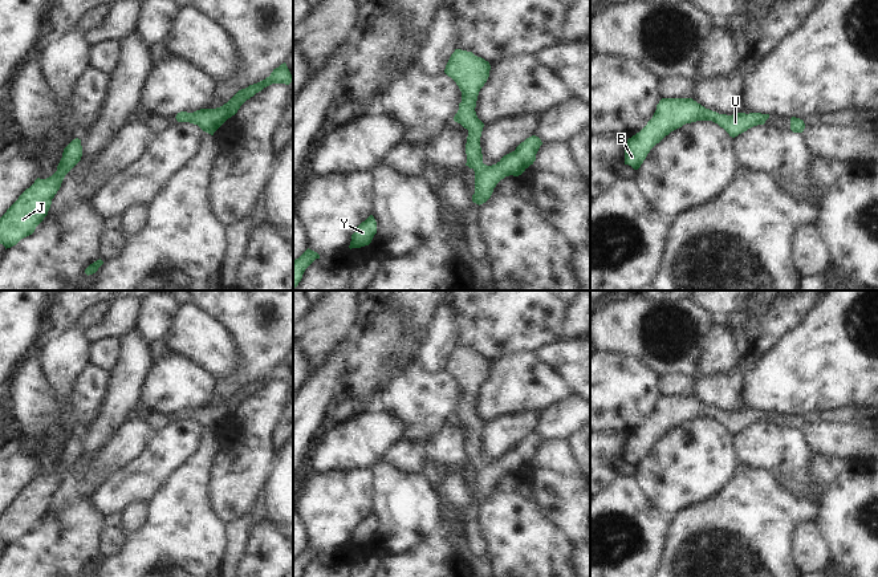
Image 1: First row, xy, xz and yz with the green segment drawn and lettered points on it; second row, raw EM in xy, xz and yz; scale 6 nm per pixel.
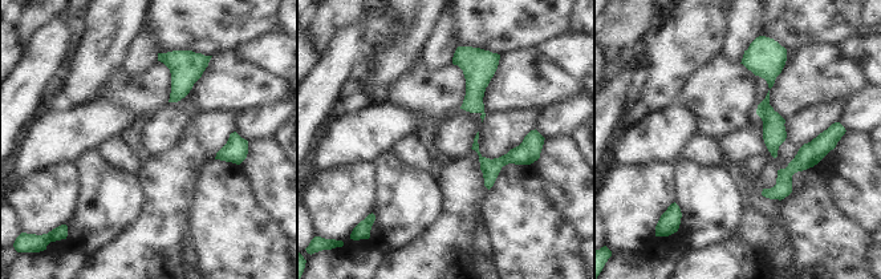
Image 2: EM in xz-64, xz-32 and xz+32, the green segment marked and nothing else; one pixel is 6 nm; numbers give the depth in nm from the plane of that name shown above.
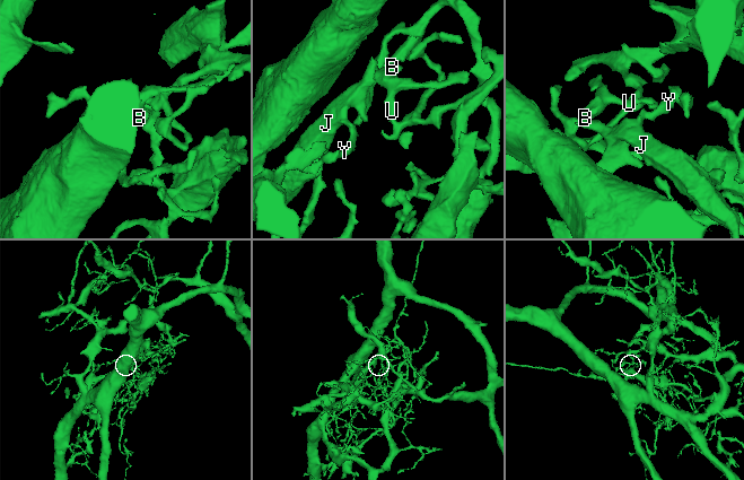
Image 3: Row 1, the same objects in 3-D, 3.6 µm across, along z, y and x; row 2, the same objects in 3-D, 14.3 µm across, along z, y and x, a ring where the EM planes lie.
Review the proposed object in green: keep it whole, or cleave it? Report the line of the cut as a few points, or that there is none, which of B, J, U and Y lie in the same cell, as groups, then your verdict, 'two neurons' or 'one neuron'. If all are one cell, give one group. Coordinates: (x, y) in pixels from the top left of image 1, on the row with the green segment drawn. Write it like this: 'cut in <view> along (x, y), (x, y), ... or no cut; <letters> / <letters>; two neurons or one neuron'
no cut; B J U Y; one neuron

